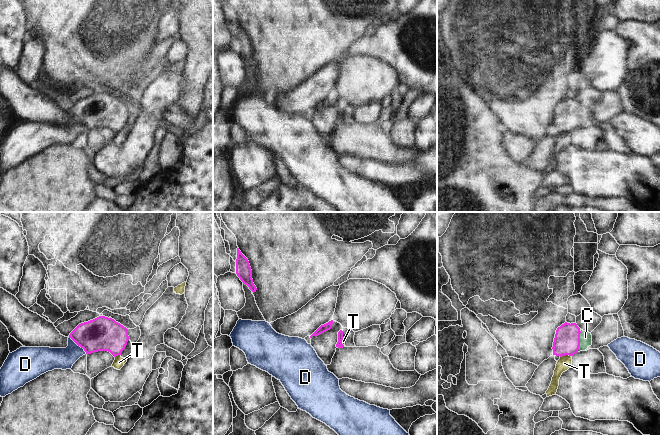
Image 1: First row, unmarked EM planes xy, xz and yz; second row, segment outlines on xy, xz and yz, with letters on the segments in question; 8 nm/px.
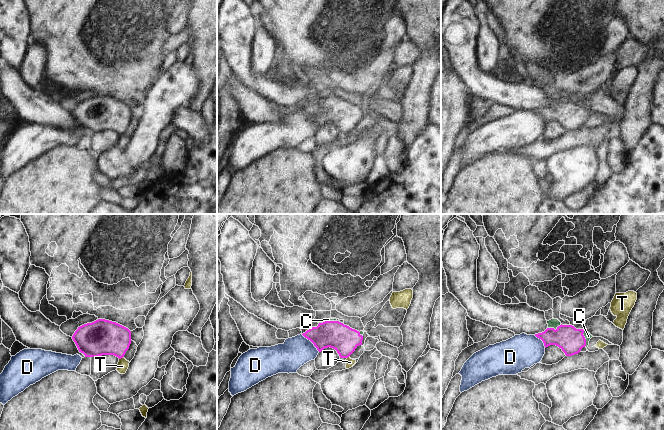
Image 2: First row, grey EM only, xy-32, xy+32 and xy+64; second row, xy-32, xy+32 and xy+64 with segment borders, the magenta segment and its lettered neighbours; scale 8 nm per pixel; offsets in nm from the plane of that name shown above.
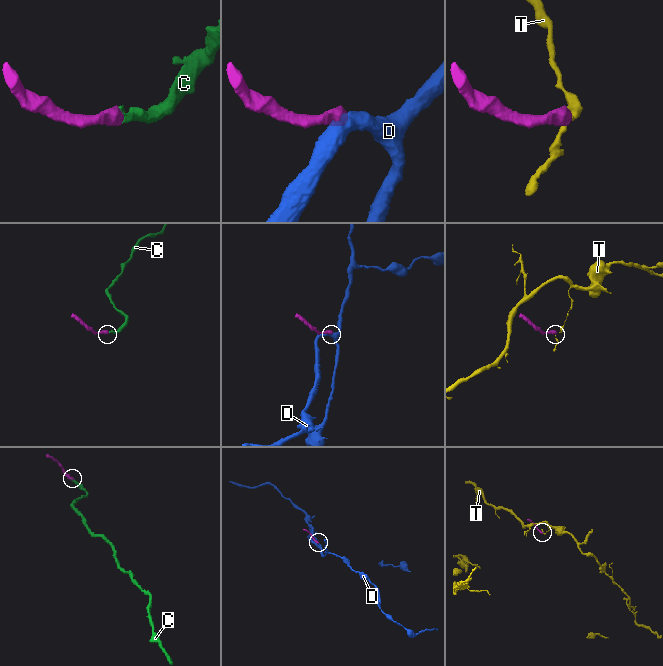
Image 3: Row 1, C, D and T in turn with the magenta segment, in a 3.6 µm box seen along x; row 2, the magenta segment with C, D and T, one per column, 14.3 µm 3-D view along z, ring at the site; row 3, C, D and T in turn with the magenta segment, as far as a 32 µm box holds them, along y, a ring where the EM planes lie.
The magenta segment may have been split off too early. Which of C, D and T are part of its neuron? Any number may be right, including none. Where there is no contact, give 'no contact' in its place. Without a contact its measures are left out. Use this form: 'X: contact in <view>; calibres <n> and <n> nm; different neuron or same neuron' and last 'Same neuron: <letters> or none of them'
C: contact in yz; calibres 200 and 100 nm; same neuron
D: contact in xy; calibres 280 and 180 nm; different neuron
T: contact in yz; calibres 200 and 110 nm; different neuron
Same neuron: C

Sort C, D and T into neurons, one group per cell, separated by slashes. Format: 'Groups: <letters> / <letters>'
Groups: C / D / T

